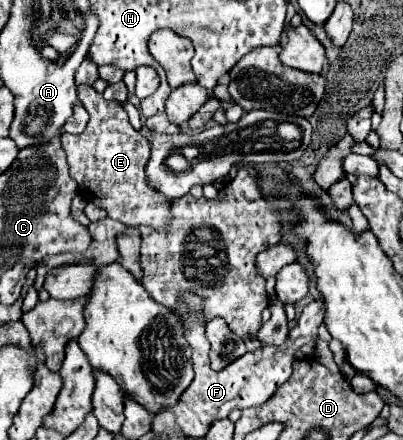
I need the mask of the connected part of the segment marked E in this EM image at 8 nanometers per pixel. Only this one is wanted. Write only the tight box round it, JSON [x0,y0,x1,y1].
[63,84,169,228]

